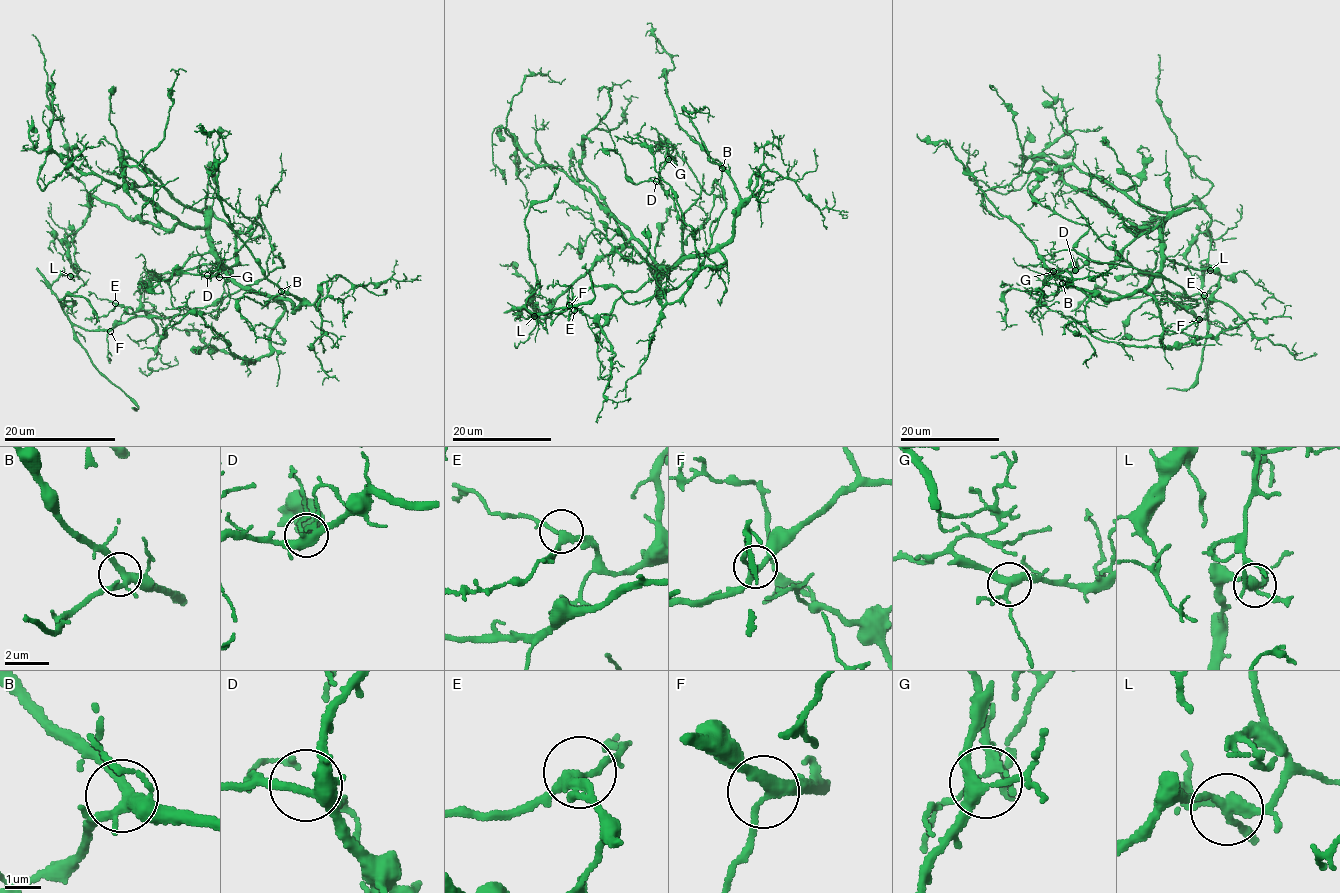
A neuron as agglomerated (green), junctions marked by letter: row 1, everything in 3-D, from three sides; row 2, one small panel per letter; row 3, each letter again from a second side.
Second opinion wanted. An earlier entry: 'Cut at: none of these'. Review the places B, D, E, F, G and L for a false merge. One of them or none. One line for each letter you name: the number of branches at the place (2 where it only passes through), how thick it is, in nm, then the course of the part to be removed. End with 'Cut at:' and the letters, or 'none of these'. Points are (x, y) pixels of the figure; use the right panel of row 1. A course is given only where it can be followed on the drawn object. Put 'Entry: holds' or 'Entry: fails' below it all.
L: 4 branches meet; 280 nm thick; foreign part runs (1210, 270), (1199, 318), (1180, 307), (1198, 304), (1179, 286), (1075, 250), (1088, 225), (1068, 198)
Cut at: L
Entry: fails

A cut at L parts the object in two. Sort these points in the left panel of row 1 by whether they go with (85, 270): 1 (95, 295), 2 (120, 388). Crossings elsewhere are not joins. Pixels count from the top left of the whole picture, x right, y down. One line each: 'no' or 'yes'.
1: yes
2: no

